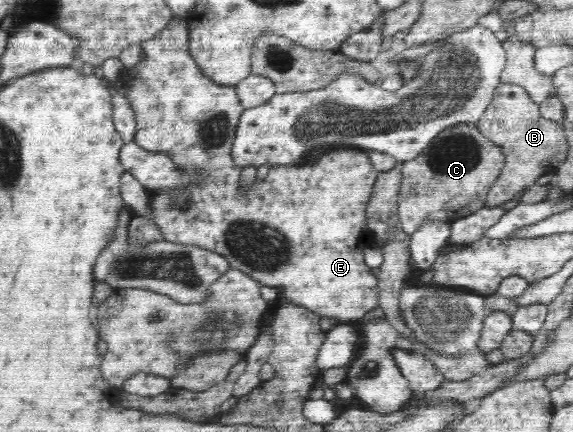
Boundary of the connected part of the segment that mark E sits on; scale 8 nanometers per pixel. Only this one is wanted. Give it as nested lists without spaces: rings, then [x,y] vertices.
[[[172,19],[157,36],[153,36],[153,38],[140,43],[143,58],[139,60],[133,68],[124,69],[120,77],[123,85],[129,85],[127,99],[135,113],[135,122],[137,123],[137,132],[135,132],[134,142],[149,152],[163,152],[169,155],[169,157],[173,159],[173,166],[179,167],[181,171],[187,171],[189,173],[193,171],[193,173],[197,173],[197,175],[201,177],[201,180],[199,180],[197,184],[181,186],[181,188],[163,190],[163,192],[152,194],[152,198],[149,200],[149,205],[151,205],[152,210],[152,220],[159,226],[165,241],[177,244],[195,245],[211,252],[216,252],[229,261],[231,268],[240,270],[240,272],[251,276],[254,280],[257,280],[257,283],[261,284],[261,286],[276,289],[281,288],[281,290],[283,290],[283,296],[285,296],[290,303],[305,307],[319,317],[334,318],[336,323],[346,325],[355,324],[355,326],[361,330],[361,344],[363,344],[363,350],[361,350],[359,359],[355,360],[355,362],[351,362],[349,374],[347,374],[347,383],[355,388],[354,399],[364,408],[372,410],[373,412],[382,412],[385,414],[387,412],[401,411],[409,403],[409,400],[412,400],[415,396],[415,392],[410,387],[409,381],[402,375],[400,368],[393,358],[392,353],[393,350],[396,349],[400,334],[386,319],[384,310],[380,305],[379,282],[377,281],[377,277],[371,273],[371,268],[369,268],[364,261],[364,251],[368,247],[375,246],[376,236],[371,234],[368,230],[366,211],[371,192],[373,192],[373,186],[380,172],[373,166],[365,150],[355,149],[354,147],[334,147],[333,149],[328,149],[327,152],[321,153],[321,156],[317,160],[308,160],[308,158],[306,158],[297,164],[289,164],[287,166],[279,166],[277,164],[277,166],[273,166],[269,169],[266,177],[260,183],[255,183],[256,181],[254,181],[251,186],[249,186],[249,190],[242,190],[242,188],[240,188],[240,174],[242,173],[242,168],[233,162],[231,147],[240,116],[244,111],[243,105],[241,105],[241,100],[239,100],[237,96],[234,85],[220,85],[204,75],[204,72],[197,66],[197,63],[190,55],[188,38],[189,29],[187,21]]]

